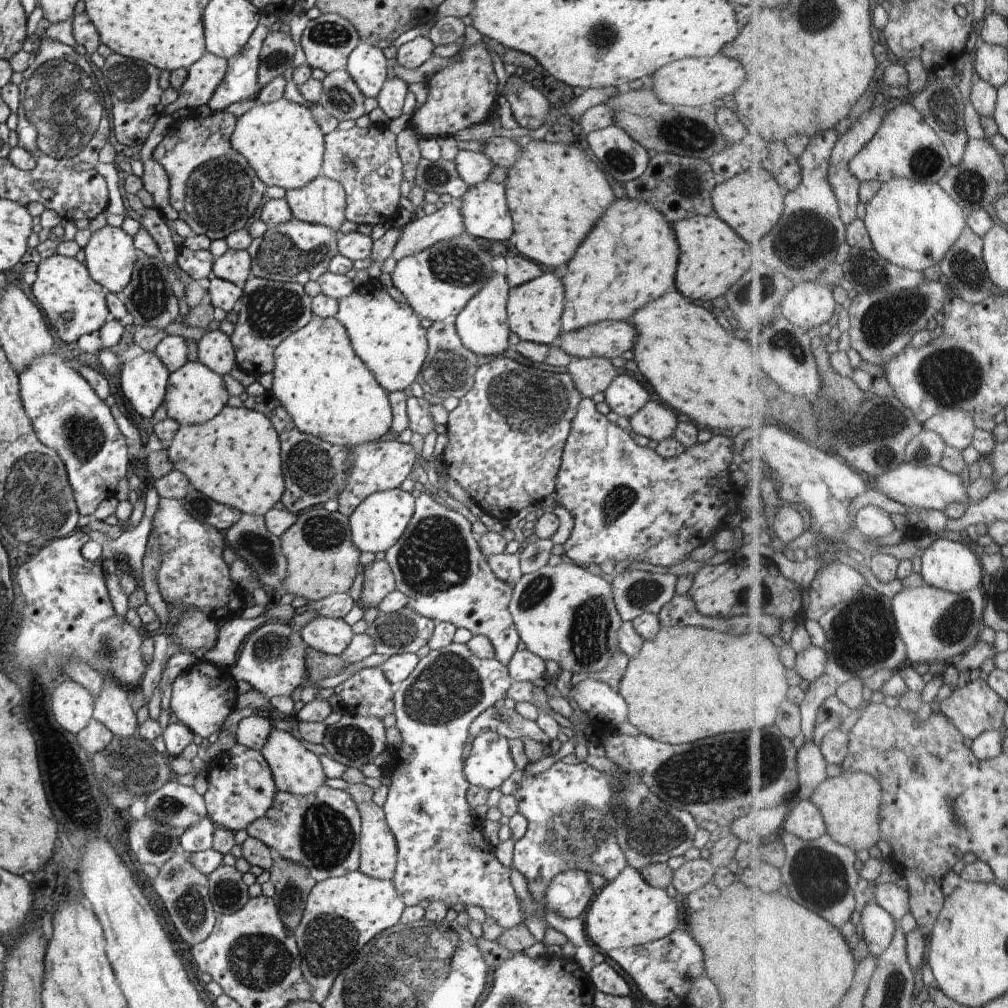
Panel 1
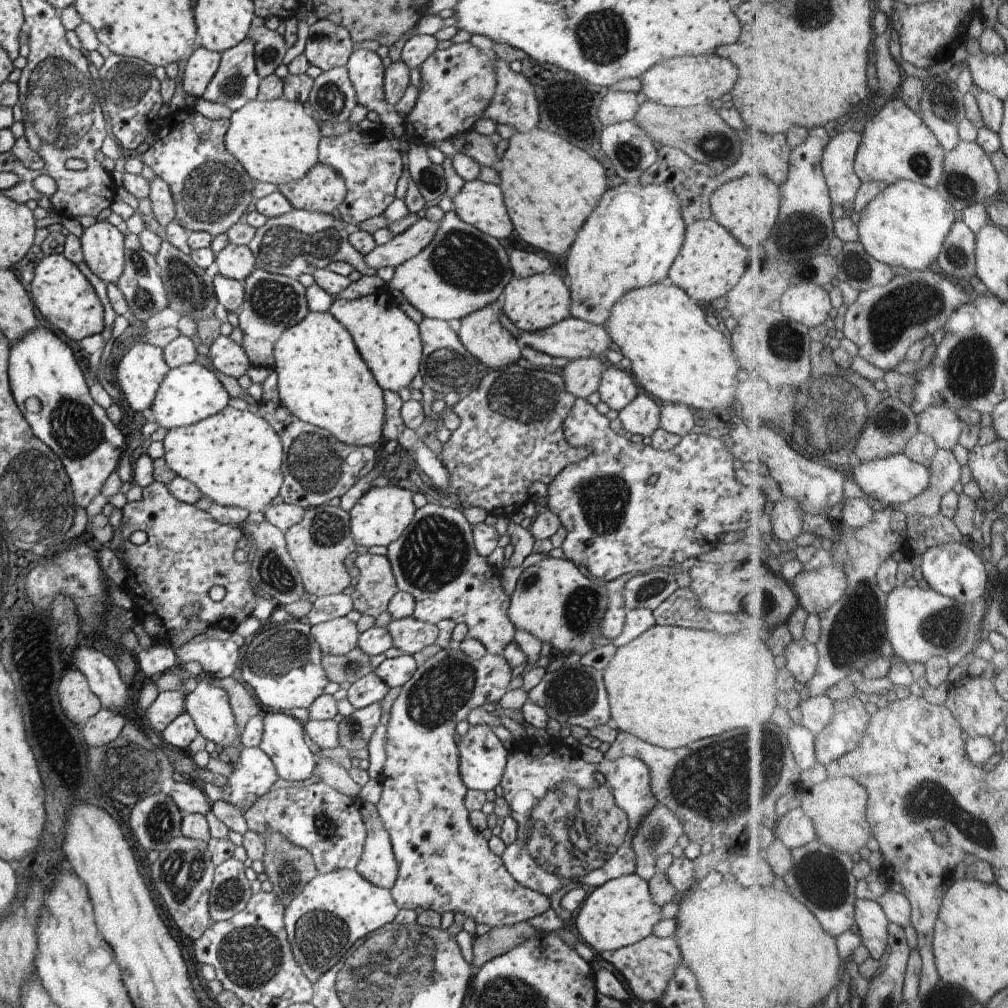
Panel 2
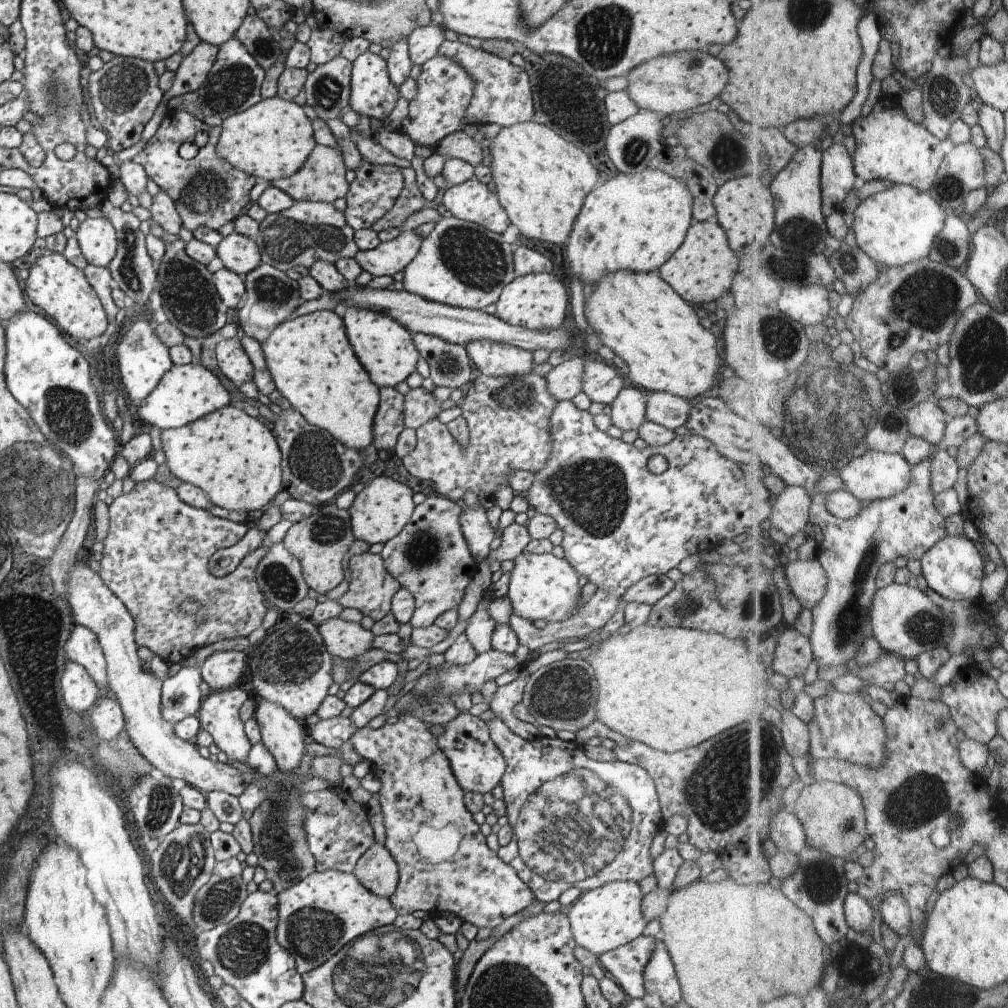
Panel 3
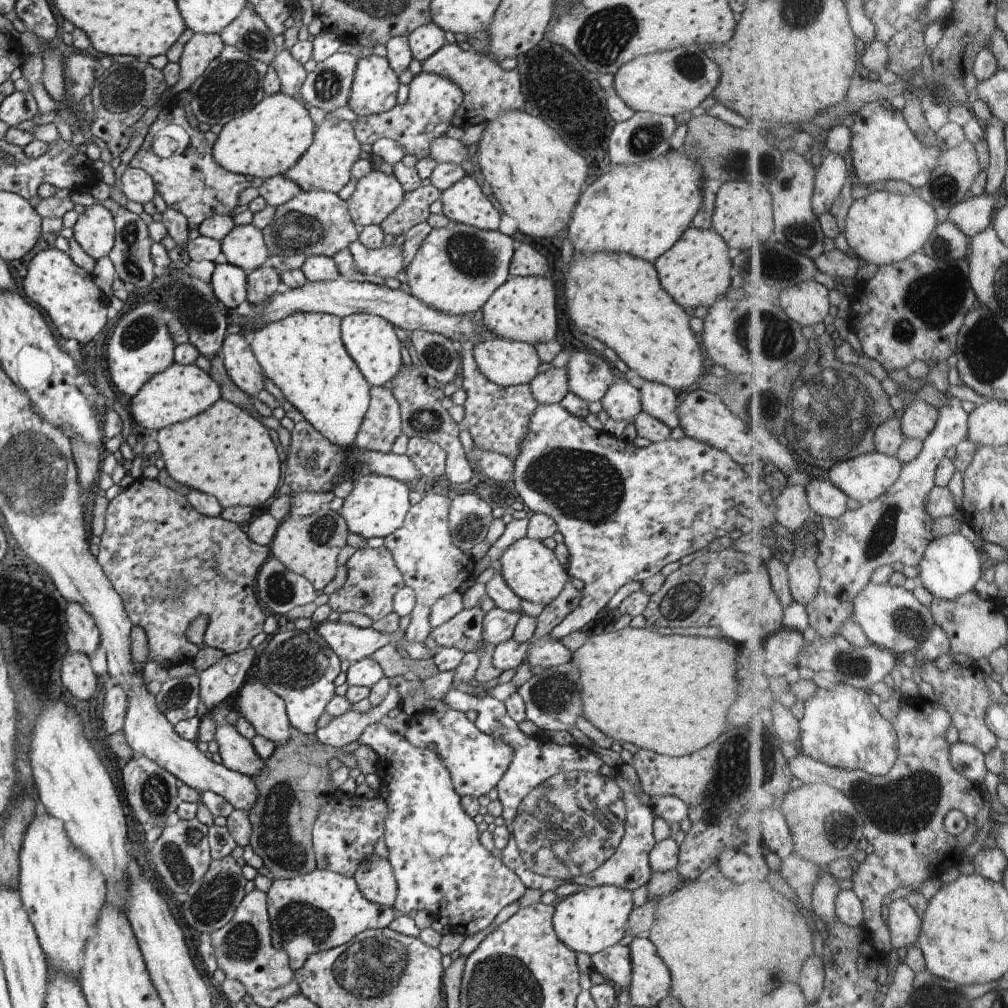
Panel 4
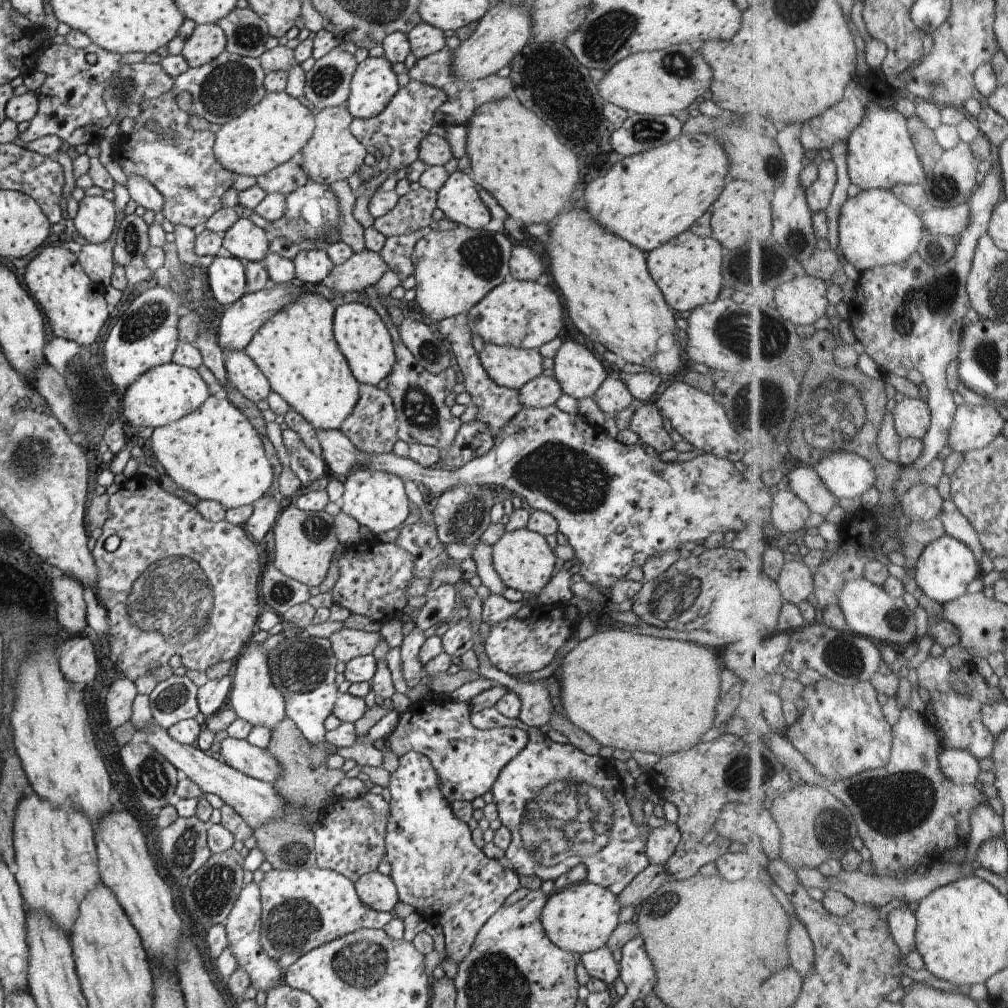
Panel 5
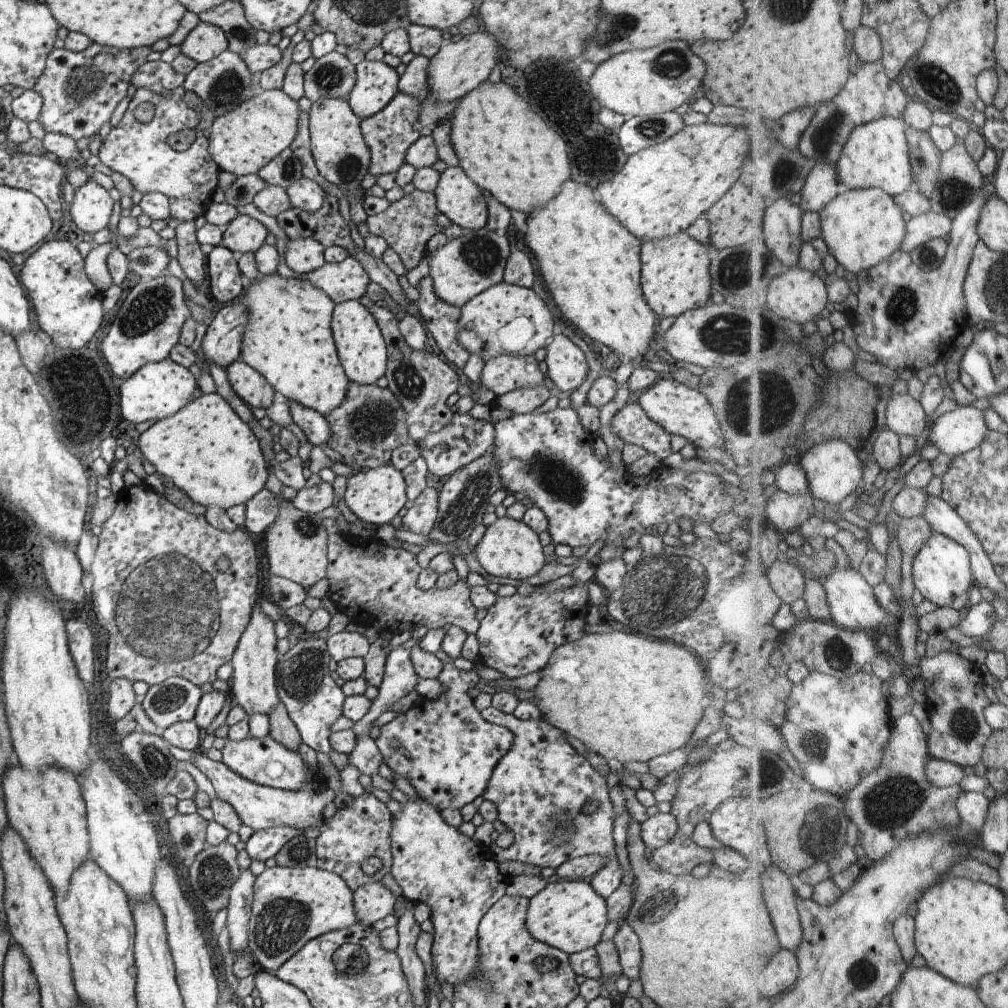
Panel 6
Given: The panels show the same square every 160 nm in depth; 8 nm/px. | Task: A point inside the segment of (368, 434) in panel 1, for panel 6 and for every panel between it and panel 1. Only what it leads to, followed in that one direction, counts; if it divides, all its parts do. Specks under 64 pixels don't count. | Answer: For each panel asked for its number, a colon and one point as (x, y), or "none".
2: (321, 378)
3: (311, 362)
4: (303, 354)
5: (295, 348)
6: (287, 338)

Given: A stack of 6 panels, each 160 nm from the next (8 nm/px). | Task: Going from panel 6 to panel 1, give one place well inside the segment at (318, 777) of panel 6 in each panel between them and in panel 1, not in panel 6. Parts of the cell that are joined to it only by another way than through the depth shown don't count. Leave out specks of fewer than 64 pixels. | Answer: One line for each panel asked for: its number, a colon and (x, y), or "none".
1: (202, 698)
2: (209, 707)
3: (219, 713)
4: (238, 754)
5: (257, 762)

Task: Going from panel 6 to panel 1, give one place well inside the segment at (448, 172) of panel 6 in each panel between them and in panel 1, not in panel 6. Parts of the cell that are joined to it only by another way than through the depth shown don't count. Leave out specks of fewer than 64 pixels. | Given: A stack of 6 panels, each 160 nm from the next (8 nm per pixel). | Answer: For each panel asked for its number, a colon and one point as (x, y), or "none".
1: (484, 208)
2: (479, 204)
3: (472, 201)
4: (465, 203)
5: (458, 198)

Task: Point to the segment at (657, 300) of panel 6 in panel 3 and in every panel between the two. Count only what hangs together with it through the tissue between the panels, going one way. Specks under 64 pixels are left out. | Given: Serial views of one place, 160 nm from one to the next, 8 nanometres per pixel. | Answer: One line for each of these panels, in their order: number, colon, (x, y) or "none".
3: (702, 270)
4: (696, 272)
5: (688, 269)

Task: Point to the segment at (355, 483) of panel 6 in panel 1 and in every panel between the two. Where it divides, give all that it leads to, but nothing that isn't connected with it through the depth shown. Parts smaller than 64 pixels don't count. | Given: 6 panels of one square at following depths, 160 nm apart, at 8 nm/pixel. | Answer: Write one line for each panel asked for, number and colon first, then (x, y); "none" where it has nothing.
1: (376, 525)
2: (380, 517)
3: (380, 511)
4: (378, 505)
5: (376, 499)

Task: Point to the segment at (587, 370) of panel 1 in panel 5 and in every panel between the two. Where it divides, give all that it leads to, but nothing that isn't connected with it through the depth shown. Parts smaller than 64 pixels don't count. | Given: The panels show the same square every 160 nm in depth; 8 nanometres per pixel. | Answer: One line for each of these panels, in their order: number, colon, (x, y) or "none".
2: (582, 376)
3: (565, 381)
4: (550, 387)
5: (543, 391)

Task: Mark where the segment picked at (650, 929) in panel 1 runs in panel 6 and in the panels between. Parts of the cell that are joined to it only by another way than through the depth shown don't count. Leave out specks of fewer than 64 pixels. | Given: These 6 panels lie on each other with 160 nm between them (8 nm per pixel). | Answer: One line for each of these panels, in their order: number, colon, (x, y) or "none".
2: (622, 912)
3: (605, 918)
4: (595, 919)
5: (579, 919)
6: (568, 915)

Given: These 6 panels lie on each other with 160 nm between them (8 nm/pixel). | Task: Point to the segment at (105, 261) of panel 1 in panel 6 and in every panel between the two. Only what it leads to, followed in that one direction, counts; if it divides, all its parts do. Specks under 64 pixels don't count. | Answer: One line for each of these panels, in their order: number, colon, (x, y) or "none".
2: (102, 244)
3: (97, 238)
4: (95, 230)
5: (96, 217)
6: (91, 208)

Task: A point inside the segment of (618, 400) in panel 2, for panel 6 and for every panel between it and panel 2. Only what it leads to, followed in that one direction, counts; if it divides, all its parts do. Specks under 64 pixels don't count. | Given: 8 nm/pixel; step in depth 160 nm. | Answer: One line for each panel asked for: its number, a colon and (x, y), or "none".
3: (602, 383)
4: (589, 377)
5: (579, 372)
6: (567, 364)

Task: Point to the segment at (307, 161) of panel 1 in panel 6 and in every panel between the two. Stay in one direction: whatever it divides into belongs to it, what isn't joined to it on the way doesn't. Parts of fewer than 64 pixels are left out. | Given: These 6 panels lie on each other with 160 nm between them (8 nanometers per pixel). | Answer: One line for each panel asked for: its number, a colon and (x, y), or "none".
2: (277, 141)
3: (272, 139)
4: (267, 141)
5: (263, 137)
6: (242, 141)

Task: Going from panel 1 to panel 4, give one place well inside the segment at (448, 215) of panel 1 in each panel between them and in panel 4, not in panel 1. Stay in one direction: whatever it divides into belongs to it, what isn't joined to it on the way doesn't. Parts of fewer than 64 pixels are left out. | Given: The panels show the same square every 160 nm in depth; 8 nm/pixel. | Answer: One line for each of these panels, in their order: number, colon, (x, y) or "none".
2: (410, 243)
3: (388, 258)
4: (387, 261)

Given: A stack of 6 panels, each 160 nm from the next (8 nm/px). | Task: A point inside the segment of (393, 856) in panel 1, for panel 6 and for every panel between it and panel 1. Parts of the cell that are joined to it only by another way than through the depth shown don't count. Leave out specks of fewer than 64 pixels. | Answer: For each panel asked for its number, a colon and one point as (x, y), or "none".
2: (378, 865)
3: (376, 870)
4: (375, 879)
5: (377, 891)
6: (373, 901)

